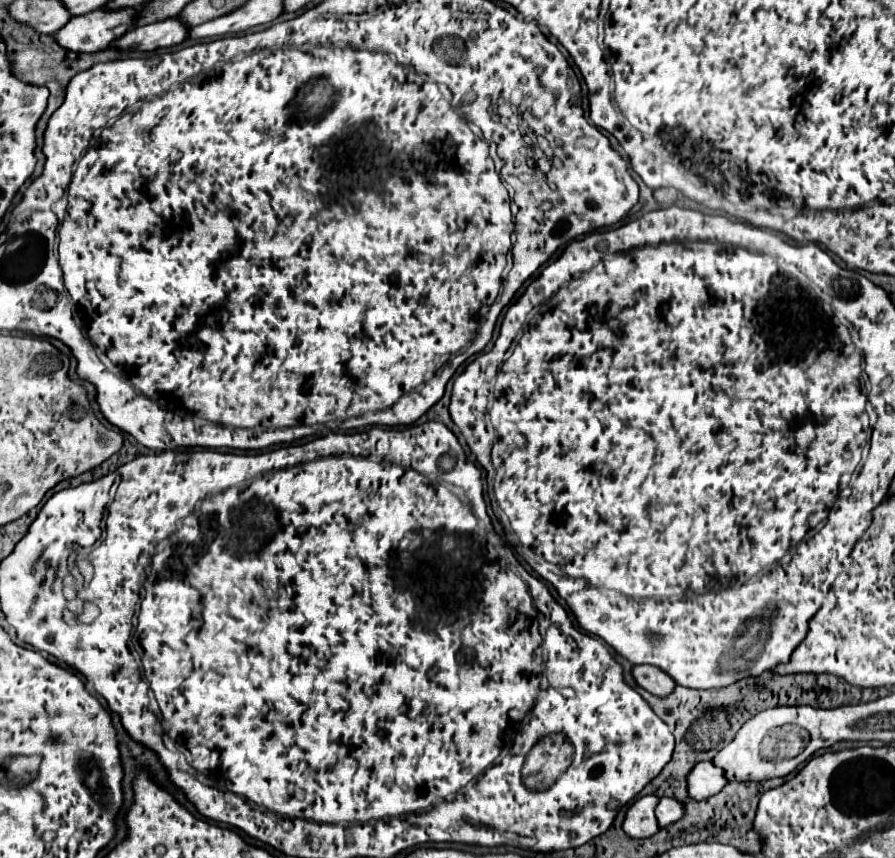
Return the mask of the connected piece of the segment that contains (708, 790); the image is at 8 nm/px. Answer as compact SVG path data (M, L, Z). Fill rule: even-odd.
M699 762L687 776L687 792L693 800L705 800L715 796L727 784L721 768L713 766L713 762Z

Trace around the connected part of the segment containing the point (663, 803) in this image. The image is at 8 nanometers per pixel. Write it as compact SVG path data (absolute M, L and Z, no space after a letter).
M661 798L655 808L655 816L657 816L659 826L665 828L683 816L683 806L675 798Z

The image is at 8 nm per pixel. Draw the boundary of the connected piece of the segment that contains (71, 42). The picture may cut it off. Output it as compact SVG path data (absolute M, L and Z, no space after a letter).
M95 10L91 14L73 16L67 26L59 28L53 36L59 46L71 52L99 52L105 50L113 40L121 38L133 28L135 10Z

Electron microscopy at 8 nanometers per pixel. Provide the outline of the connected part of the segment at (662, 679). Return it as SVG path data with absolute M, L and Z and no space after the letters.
M635 666L633 676L641 688L645 688L647 692L651 692L659 698L671 694L671 690L675 690L675 686L677 686L675 682L671 682L671 676L667 676L663 670L659 670L655 666Z

